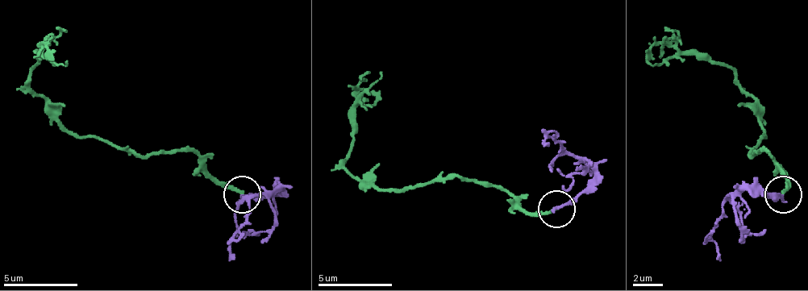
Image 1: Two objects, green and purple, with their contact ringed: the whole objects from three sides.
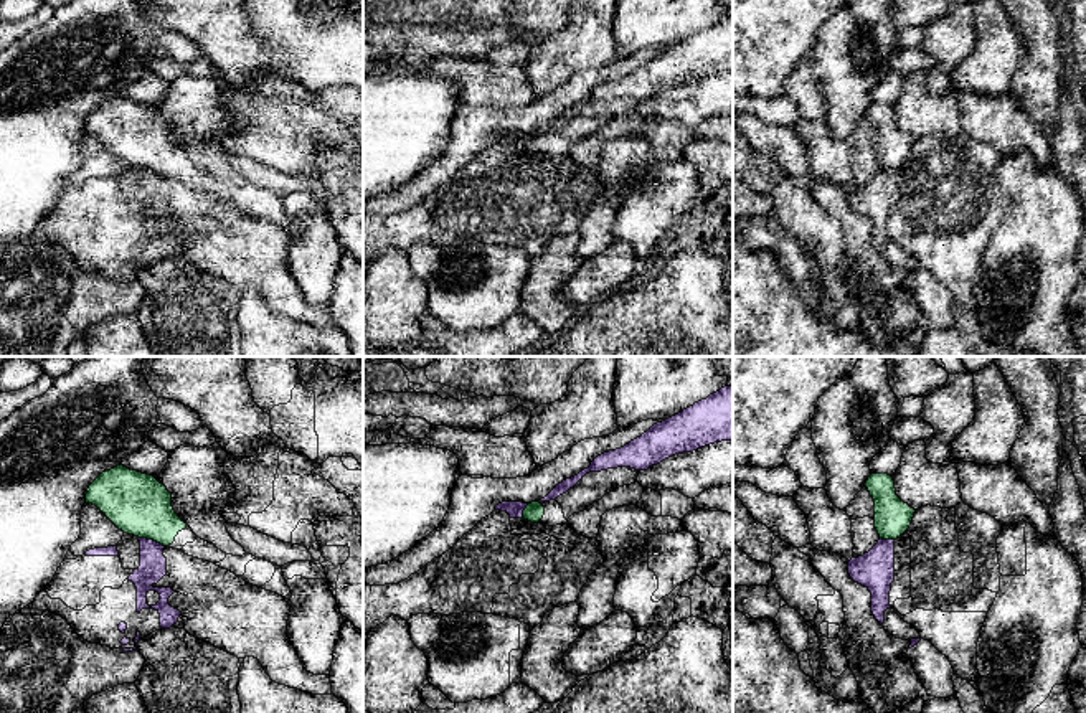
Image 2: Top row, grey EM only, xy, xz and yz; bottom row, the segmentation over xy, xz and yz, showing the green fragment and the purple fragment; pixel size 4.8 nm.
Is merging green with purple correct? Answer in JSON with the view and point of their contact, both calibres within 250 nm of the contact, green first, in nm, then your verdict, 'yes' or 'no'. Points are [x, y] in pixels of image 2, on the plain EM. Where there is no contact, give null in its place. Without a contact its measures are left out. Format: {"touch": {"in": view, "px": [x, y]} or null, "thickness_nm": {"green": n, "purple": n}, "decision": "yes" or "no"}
{"touch": {"in": "xy", "px": [152, 169]}, "thickness_nm": {"green": 300, "purple": 130}, "decision": "no"}

